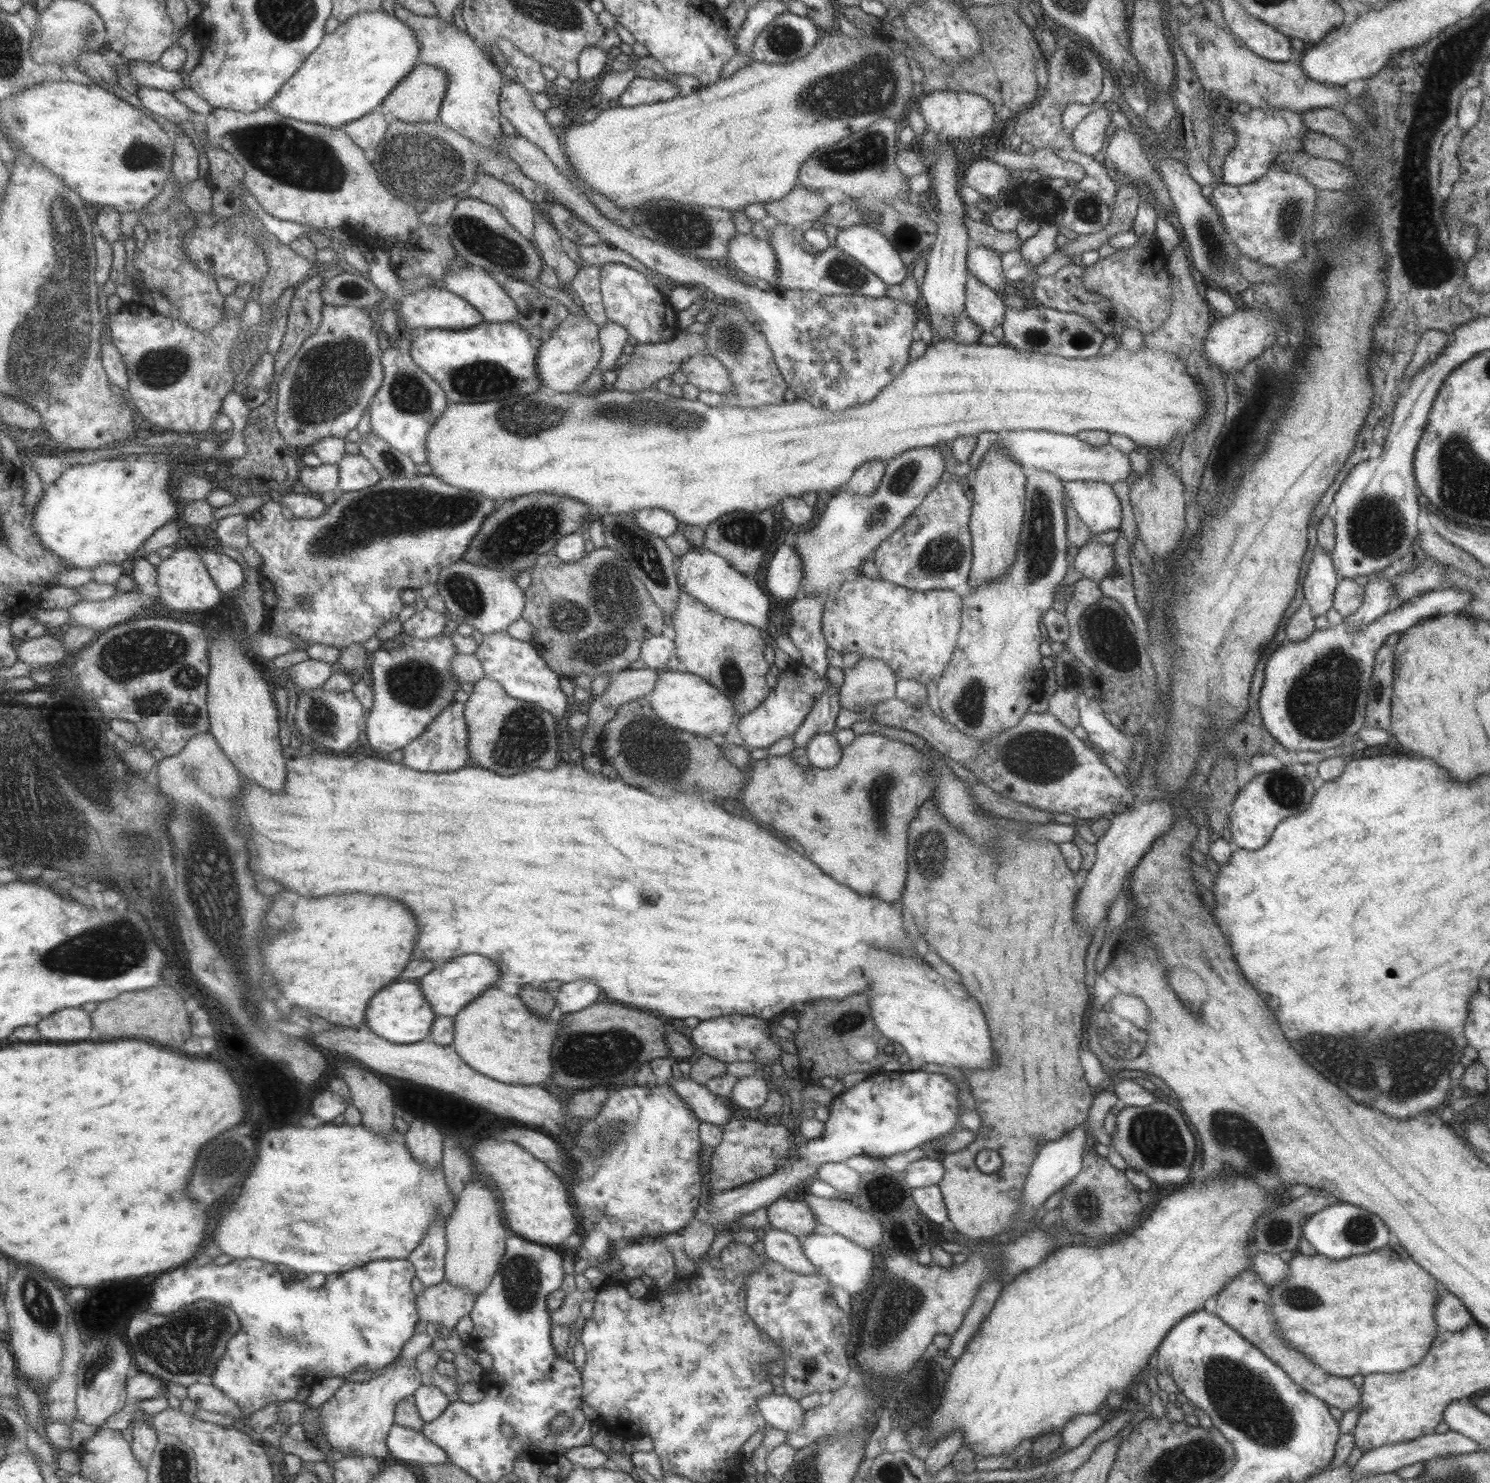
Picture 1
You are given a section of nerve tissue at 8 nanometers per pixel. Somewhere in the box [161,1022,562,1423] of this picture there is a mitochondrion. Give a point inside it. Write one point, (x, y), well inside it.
(226, 1162)

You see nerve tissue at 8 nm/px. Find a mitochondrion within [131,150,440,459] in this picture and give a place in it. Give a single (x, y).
(328, 374)

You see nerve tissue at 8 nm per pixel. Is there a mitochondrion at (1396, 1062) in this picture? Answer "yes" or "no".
yes

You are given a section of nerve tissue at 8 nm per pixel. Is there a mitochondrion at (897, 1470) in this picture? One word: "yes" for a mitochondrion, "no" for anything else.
no

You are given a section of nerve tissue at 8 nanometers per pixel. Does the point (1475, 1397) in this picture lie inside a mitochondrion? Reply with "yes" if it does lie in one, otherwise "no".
no

